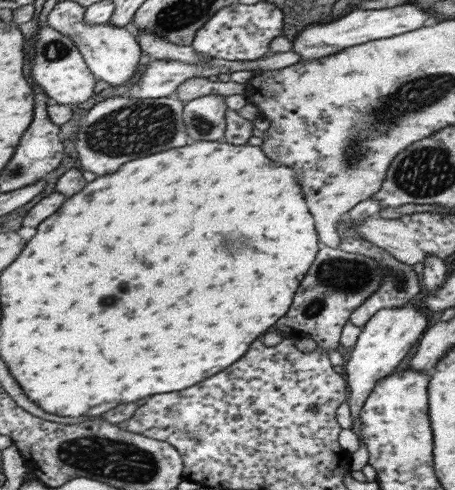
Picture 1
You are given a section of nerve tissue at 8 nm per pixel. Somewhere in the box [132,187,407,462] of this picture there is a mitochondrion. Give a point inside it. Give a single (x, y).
(346, 275)

